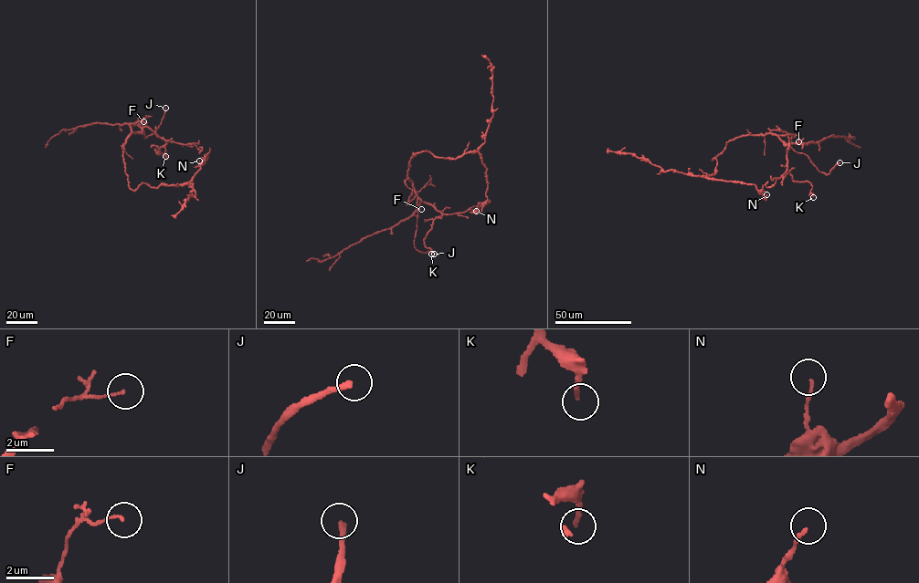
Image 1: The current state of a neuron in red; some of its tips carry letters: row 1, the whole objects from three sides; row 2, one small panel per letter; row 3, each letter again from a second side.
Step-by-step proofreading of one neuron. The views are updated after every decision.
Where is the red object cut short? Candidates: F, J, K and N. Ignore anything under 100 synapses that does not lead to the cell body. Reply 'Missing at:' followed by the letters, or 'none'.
Missing at: J

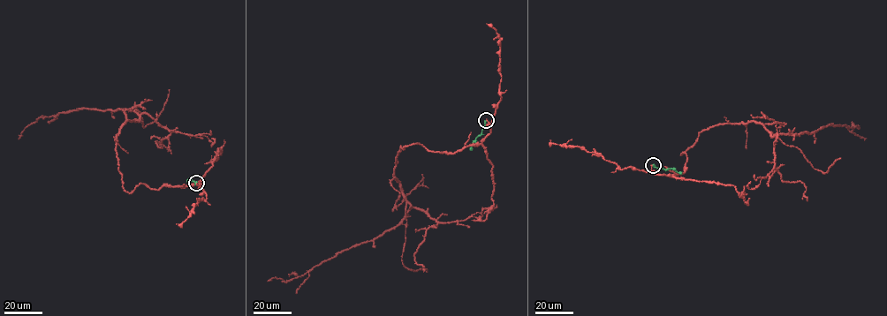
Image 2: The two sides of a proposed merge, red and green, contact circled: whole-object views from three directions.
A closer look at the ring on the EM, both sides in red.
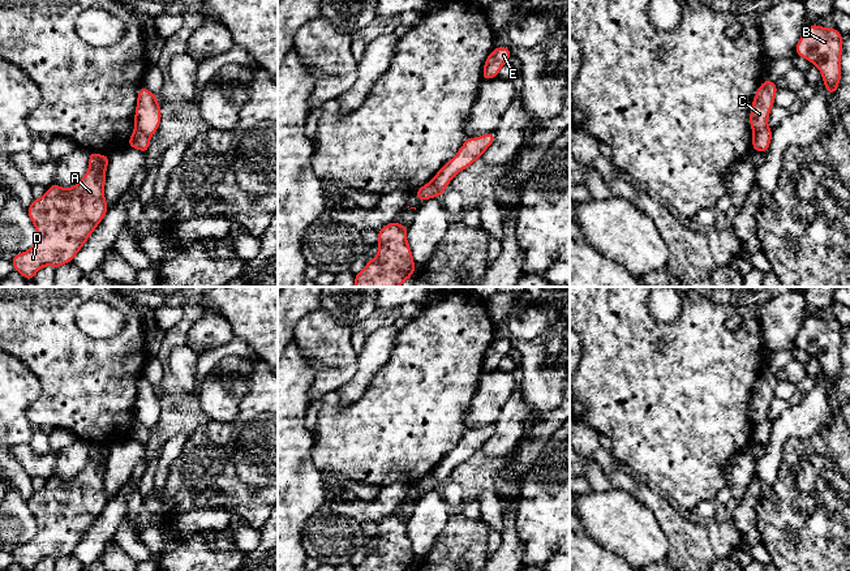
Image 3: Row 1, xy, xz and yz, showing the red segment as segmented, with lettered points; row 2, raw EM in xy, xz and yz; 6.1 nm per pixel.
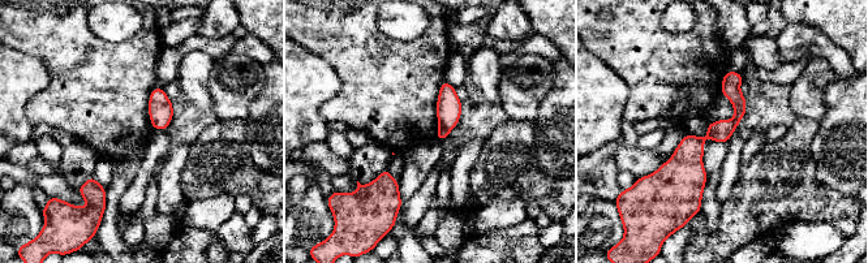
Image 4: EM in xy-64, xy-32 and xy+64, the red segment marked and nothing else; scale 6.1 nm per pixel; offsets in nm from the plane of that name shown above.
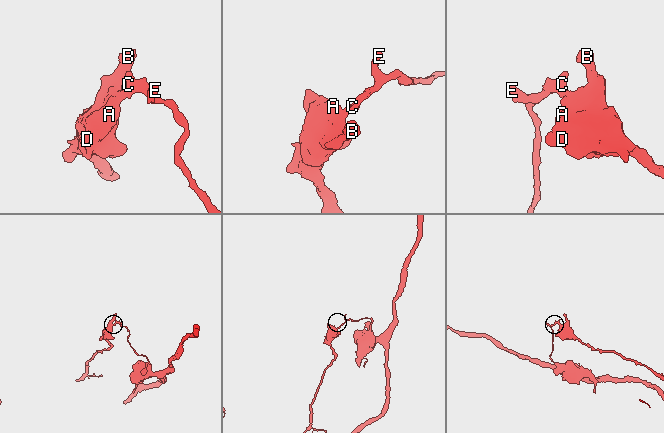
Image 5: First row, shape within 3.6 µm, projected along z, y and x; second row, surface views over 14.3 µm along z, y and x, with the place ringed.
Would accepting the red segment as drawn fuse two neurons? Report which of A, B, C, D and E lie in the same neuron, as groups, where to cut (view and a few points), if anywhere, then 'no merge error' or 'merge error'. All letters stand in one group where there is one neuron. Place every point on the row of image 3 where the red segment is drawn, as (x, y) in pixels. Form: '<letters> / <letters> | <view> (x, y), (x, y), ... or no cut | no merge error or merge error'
A B D / C E | xz (430, 181), (439, 196) | merge error

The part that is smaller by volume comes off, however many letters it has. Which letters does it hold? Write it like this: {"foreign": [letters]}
{"foreign": ["A", "B", "D"]}

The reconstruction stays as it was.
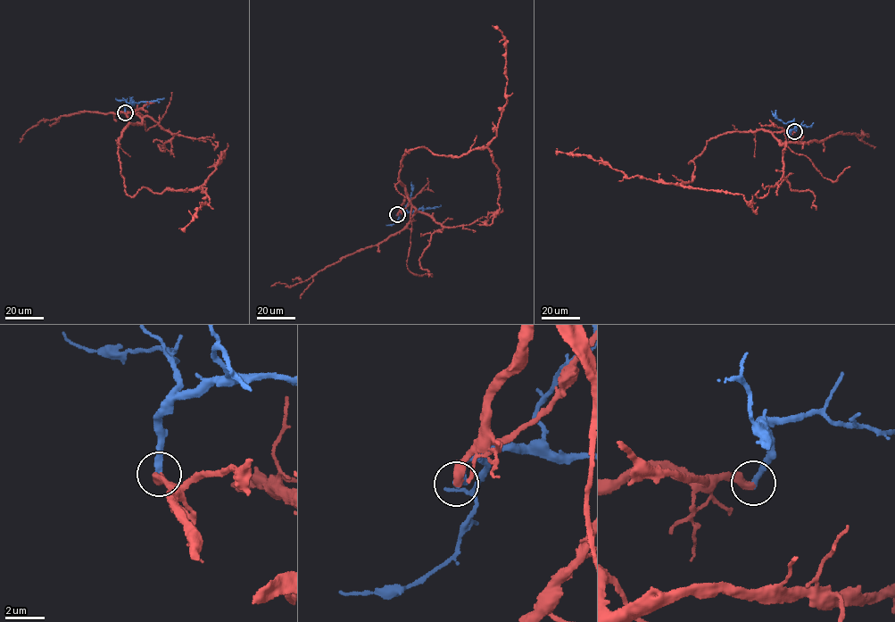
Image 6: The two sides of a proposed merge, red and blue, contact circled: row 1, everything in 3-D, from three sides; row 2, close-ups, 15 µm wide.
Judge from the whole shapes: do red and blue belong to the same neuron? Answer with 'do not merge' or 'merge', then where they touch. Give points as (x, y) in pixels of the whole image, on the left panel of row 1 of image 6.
merge | (125, 112)

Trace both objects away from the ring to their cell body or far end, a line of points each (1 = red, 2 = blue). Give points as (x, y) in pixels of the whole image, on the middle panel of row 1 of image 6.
1: (397, 215), (406, 195), (399, 178), (406, 150), (460, 157), (496, 136), (507, 79), (505, 37), (492, 25)
2: (397, 215), (402, 211), (440, 205)

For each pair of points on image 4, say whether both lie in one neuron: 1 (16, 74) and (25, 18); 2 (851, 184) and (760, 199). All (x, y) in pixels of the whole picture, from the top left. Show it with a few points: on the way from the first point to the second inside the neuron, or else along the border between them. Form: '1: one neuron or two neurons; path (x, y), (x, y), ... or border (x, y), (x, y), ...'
1: two neurons; border (13, 48), (37, 56), (46, 67)
2: two neurons; border (811, 164), (811, 176), (817, 182), (854, 195)

